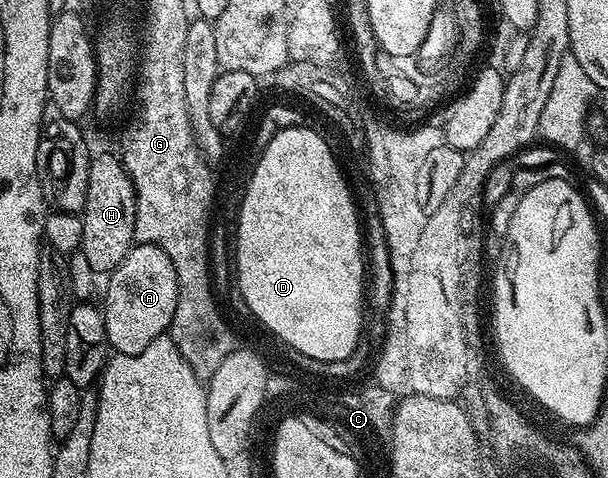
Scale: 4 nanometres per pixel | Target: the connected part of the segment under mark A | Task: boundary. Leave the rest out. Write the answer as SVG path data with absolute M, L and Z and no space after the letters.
M138 243L107 279L102 308L111 350L124 356L144 353L152 341L169 330L176 311L178 282L172 259L154 243Z

